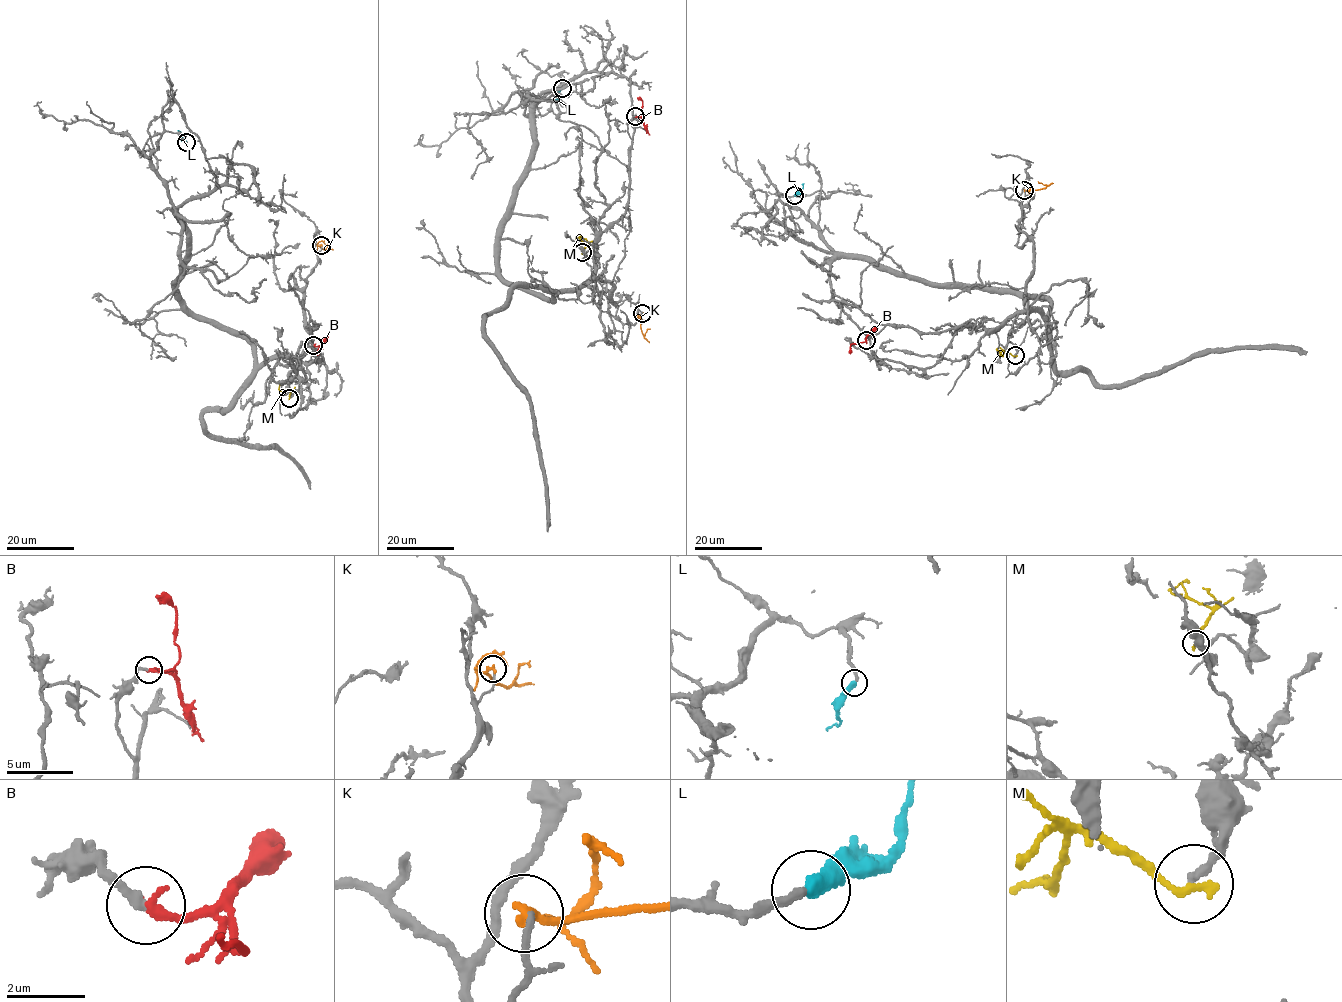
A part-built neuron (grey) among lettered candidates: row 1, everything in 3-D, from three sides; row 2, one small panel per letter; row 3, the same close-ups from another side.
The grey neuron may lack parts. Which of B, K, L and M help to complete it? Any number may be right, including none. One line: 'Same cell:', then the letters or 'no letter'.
Same cell: B, L

